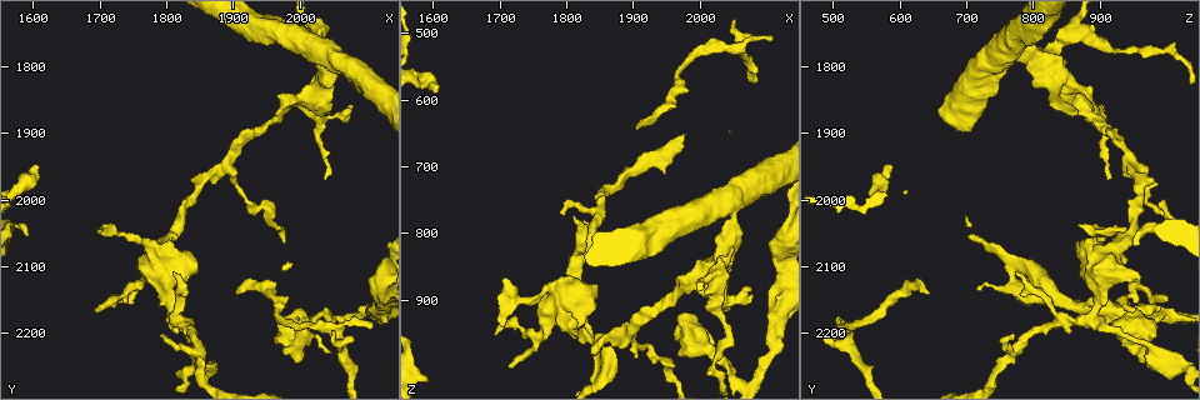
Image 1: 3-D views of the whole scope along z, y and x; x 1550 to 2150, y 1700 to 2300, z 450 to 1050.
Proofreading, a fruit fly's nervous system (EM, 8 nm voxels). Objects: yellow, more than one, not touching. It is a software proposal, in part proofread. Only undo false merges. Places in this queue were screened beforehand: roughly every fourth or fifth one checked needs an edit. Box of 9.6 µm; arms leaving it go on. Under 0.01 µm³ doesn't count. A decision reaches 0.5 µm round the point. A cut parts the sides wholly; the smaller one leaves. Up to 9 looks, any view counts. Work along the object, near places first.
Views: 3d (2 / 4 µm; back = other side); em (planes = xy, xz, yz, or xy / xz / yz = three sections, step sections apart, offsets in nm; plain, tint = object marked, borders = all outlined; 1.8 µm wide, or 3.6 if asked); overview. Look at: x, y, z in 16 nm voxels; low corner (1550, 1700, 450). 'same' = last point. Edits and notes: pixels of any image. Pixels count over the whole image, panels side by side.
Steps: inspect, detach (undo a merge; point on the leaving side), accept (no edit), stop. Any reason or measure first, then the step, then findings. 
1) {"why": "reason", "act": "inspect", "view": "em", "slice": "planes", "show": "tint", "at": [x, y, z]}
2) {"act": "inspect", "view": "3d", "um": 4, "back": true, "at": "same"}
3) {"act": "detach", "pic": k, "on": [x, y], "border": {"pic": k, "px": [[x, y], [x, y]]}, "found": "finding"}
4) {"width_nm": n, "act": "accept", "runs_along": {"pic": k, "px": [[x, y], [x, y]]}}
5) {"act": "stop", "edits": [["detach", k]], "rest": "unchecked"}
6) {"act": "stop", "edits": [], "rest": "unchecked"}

{"why": "sharp bend", "act": "inspect", "view": "3d", "um": 4, "at": [1850, 2245, 995]}

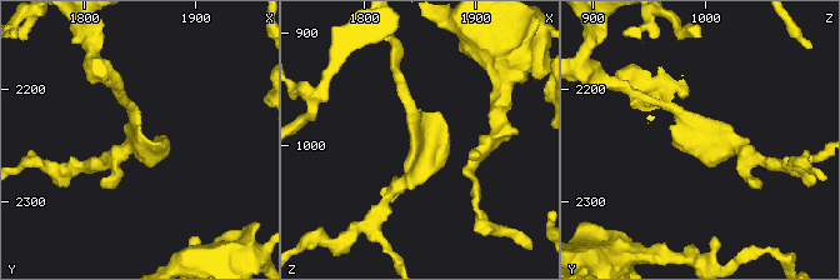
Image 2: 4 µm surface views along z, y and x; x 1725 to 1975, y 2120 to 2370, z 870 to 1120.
{"why": "now the EM", "act": "inspect", "view": "em", "slice": "planes", "show": "tint", "at": [1848, 2250, 996]}

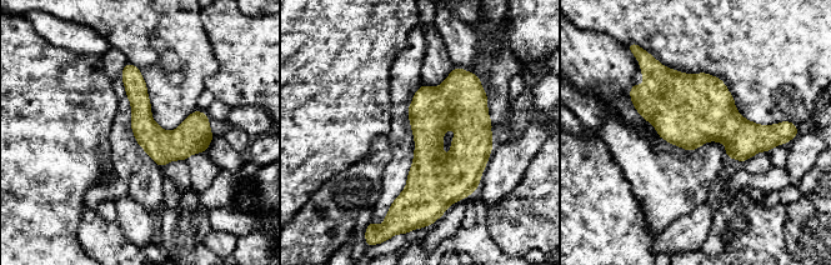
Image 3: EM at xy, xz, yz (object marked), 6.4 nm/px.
{"act": "accept", "runs_along": {"pic": 3, "px": [[470, 75], [429, 123], [414, 205]]}, "found": "all the same neuron"}

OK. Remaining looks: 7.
{"why": "abrupt turn", "act": "inspect", "view": "em", "slice": "planes", "show": "borders", "at": [2085, 2175, 1020]}

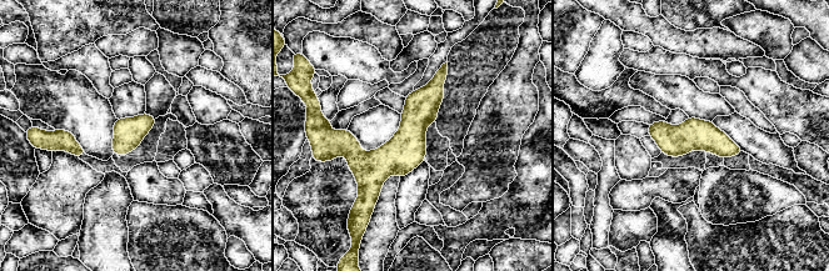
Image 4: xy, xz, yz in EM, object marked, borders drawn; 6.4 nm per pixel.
{"act": "accept", "runs_along": {"pic": 4, "px": [[444, 68], [384, 157], [338, 141]]}, "found": "one neuron here"}

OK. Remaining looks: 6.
{"act": "inspect", "view": "3d", "um": 4, "at": [1810, 2170, 890]}

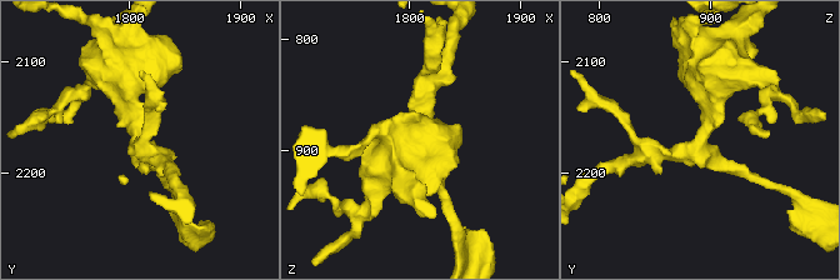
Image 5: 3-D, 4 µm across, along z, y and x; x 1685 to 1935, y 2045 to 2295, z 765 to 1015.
{"why": "shape alone is not enough", "act": "inspect", "view": "em", "slice": "xz", "step": 8, "show": "tint", "at": [1808, 2172, 888]}

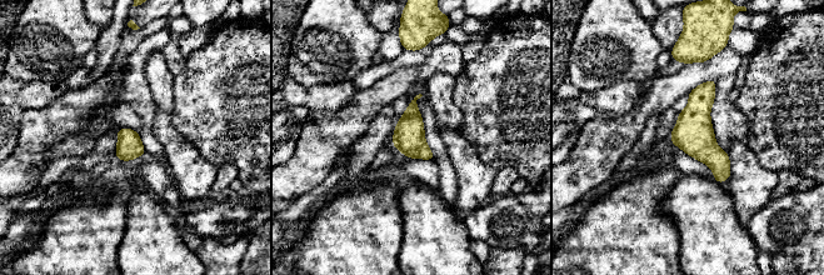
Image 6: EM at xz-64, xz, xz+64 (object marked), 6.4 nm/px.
{"why": "another direction", "act": "inspect", "view": "em", "slice": "planes", "show": "tint", "at": "same"}

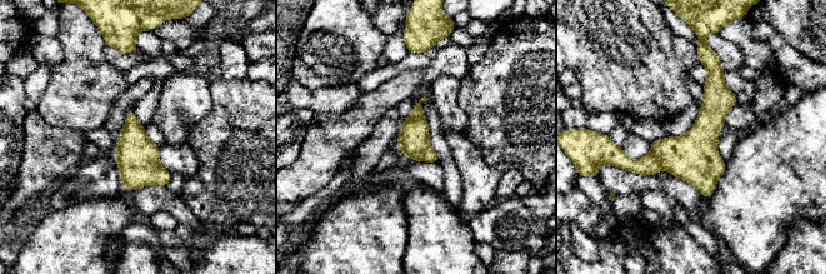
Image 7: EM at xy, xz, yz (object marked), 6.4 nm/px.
{"arms": 3, "act": "accept", "runs_along": {"pic": 7, "px": [[710, 65], [709, 123], [627, 167]]}, "found": "all the same neuron"}

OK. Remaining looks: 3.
{"why": "three-way junction", "act": "inspect", "view": "3d", "um": 4, "at": [2040, 1785, 760]}

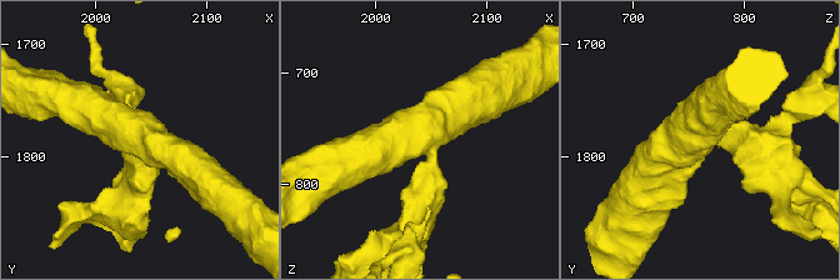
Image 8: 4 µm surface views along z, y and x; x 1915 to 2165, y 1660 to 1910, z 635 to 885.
{"arms": 3, "arm_widths_nm": [420, 500, 600], "act": "inspect", "view": "em", "slice": "xz", "step": 16, "show": "tint", "at": [2038, 1784, 756]}

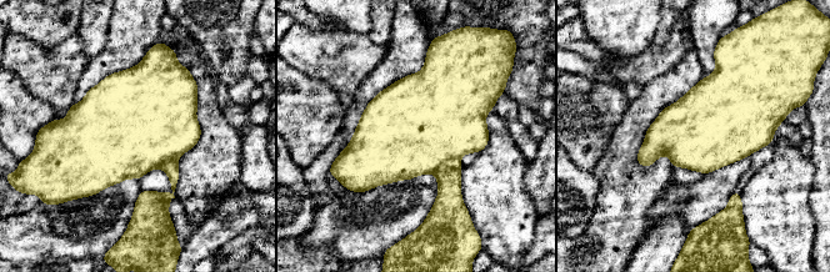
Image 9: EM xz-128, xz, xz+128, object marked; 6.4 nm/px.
{"why": "cut it another way", "act": "inspect", "view": "em", "slice": "planes", "show": "tint", "at": "same"}

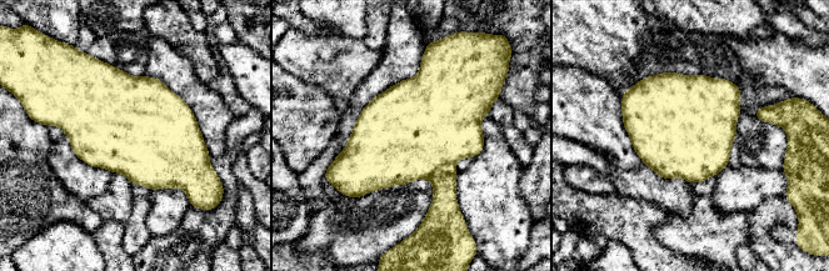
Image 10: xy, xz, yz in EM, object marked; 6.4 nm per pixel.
{"act": "detach", "pic": 10, "on": [429, 130], "border": {"pic": 10, "px": [[454, 162], [440, 166], [429, 177]]}, "found": "a second neuron is stuck on"}

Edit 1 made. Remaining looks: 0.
{"act": "stop", "edits": [["detach", 10]], "rest": "unchecked"}

